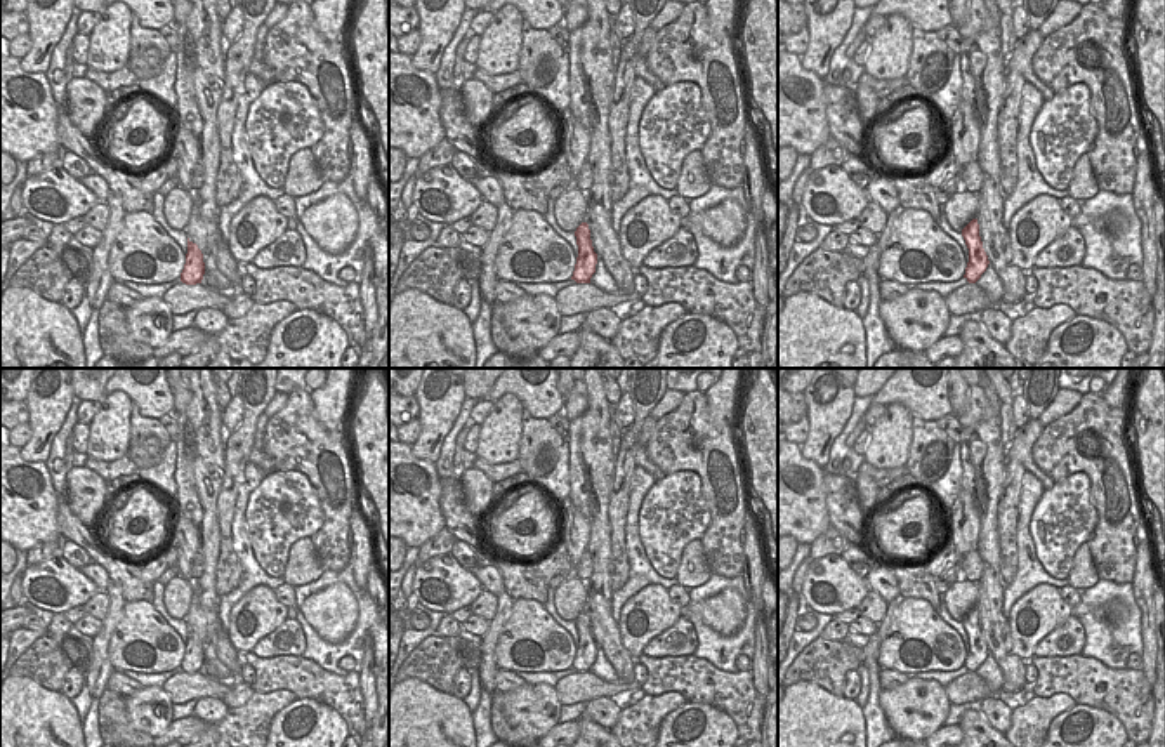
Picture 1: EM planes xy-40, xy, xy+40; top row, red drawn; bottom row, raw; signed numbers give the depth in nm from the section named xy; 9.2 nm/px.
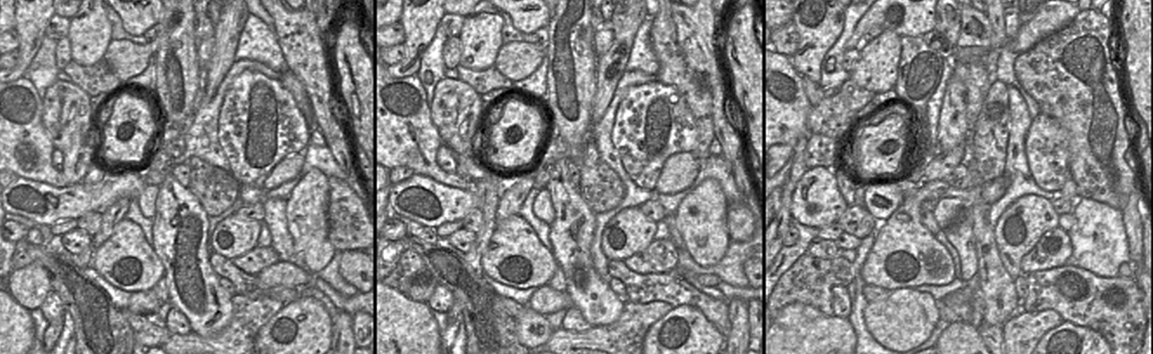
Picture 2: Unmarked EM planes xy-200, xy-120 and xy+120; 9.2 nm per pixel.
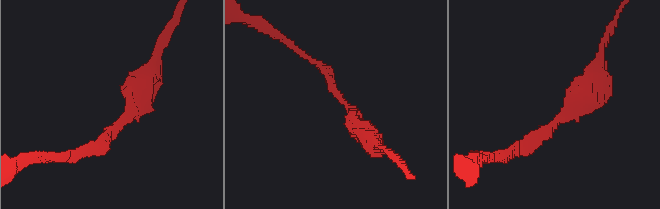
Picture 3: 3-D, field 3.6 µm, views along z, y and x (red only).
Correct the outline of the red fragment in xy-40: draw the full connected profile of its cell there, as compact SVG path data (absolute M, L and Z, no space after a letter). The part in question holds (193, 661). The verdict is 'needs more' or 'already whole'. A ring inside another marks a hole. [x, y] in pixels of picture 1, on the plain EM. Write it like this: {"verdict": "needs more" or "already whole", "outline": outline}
{"verdict": "already whole", "outline": "M188 627L188 643L184 658L181 662L181 671L186 674L196 674L201 672L203 664L205 664L203 643L198 638L198 634Z"}

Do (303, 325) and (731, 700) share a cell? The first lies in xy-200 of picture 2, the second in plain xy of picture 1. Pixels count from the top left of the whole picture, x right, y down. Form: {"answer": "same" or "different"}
{"answer": "different"}

